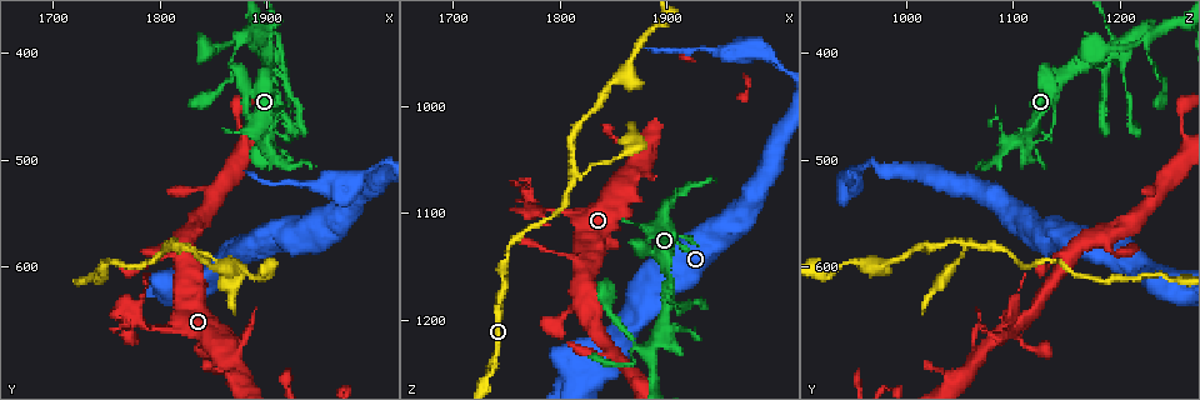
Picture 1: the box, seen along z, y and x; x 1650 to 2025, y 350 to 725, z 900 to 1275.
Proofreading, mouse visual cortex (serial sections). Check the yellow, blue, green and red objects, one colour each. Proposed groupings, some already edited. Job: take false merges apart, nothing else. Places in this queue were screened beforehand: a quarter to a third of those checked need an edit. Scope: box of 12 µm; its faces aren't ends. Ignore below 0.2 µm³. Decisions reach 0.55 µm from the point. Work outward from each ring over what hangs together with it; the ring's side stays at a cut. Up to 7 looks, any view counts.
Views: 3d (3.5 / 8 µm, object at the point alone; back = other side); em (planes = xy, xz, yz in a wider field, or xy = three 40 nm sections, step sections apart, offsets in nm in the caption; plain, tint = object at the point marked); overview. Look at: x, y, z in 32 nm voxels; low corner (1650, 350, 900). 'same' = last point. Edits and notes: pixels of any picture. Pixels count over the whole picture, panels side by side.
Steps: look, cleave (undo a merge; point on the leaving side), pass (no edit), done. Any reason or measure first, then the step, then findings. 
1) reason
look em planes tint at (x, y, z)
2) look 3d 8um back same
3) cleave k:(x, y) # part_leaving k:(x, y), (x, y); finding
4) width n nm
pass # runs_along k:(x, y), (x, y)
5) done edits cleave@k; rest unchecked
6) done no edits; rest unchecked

three-way junction
look 3d 8um back at (1900, 400, 1178)

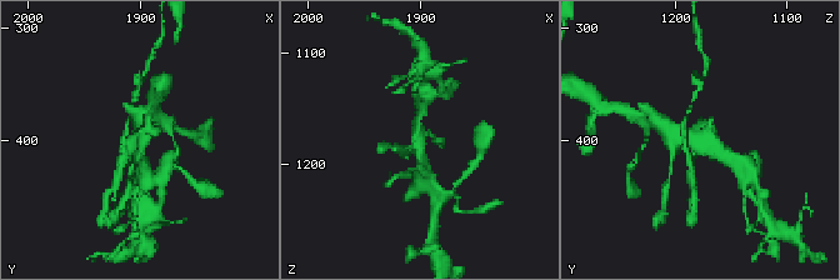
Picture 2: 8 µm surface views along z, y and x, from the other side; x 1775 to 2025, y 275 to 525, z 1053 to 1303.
zoom in
look 3d 3.5um at (1900, 400, 1182)

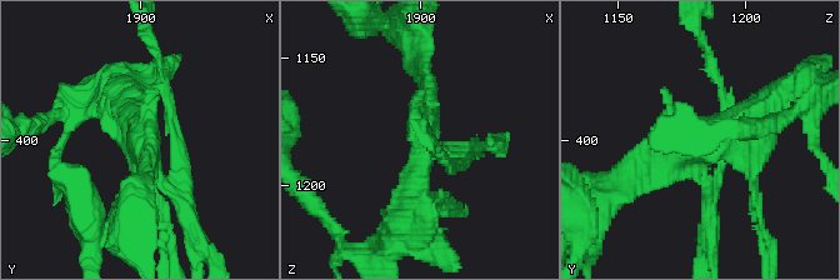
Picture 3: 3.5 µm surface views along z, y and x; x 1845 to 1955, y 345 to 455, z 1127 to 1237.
shape alone is not enough
look em xy step 3 tint same

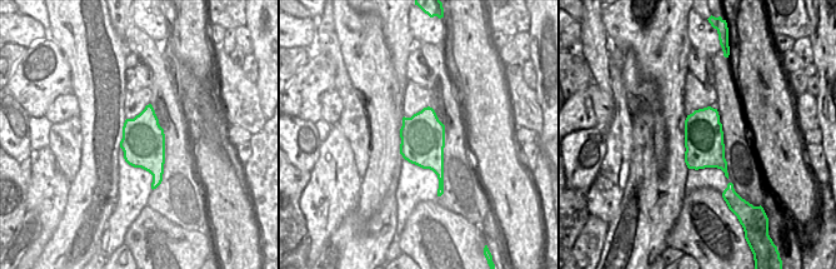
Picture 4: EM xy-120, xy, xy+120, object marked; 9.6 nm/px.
cleave 3:(705, 221) # part_leaving 3:(705, 175), (705, 259); a second cell is stuck on

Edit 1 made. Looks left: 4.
look overview

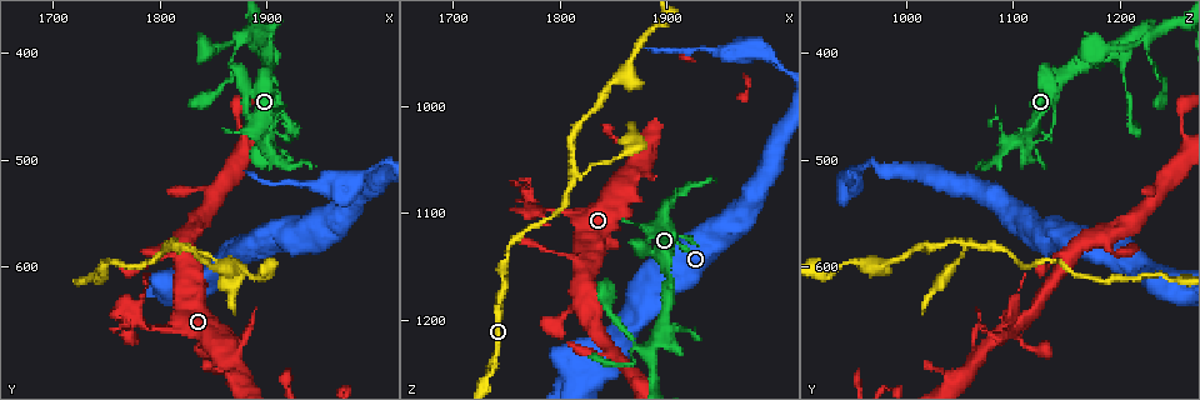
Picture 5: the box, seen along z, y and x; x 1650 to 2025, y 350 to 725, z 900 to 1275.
thin neck
look 3d 3.5um at (1798, 658, 1098)

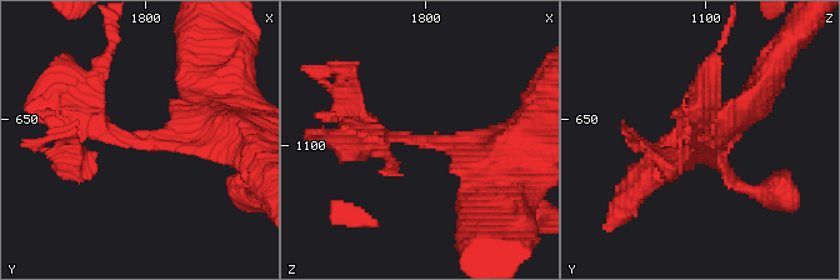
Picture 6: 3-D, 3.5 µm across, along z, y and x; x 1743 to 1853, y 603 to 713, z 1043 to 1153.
arm_widths 250, 350 nm; need the tissue
look em xy step 3 tint at (1796, 659, 1098)

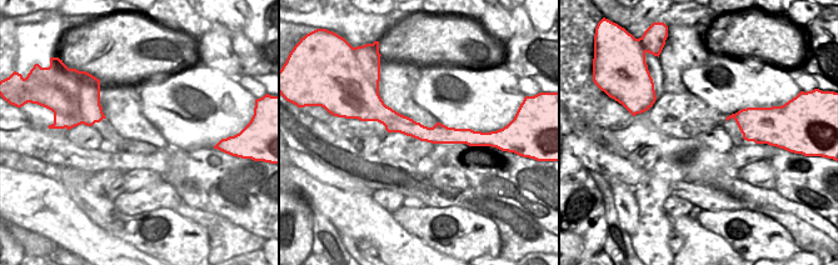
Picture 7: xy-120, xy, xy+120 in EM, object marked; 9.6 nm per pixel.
another direction
look em xy step 1 tint same

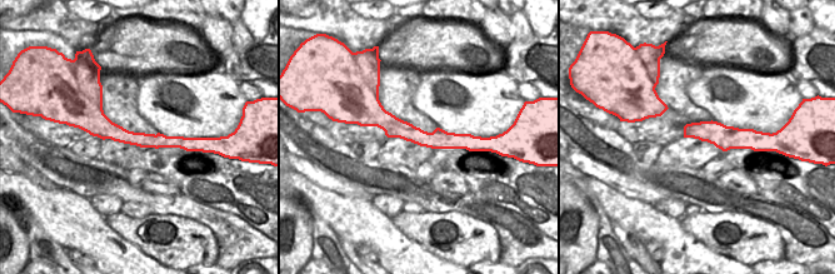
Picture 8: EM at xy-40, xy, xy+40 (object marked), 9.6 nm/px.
cleave 6:(103, 136) # part_leaving 6:(146, 140), (111, 136), (63, 68); a second cell is stuck on

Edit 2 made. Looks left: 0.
done edits cleave@3, cleave@6; rest unchecked

